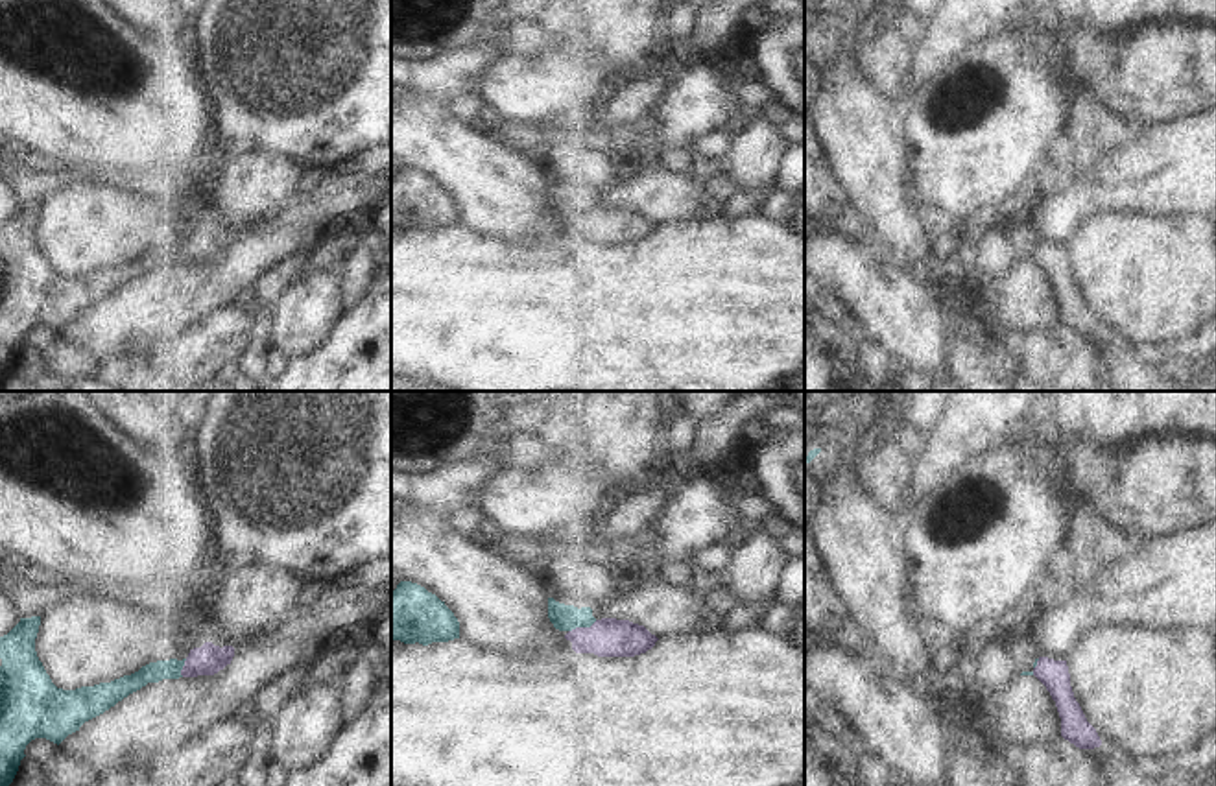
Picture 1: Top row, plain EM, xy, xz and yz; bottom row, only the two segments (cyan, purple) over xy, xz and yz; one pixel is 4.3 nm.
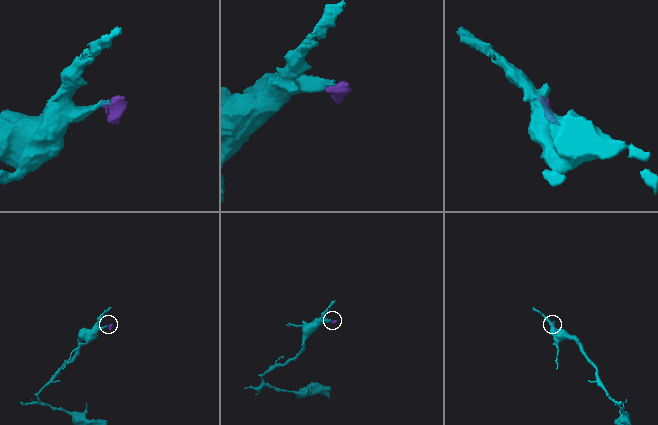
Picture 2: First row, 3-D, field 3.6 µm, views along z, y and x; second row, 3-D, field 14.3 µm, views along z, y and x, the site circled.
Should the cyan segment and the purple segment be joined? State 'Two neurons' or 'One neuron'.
Two neurons

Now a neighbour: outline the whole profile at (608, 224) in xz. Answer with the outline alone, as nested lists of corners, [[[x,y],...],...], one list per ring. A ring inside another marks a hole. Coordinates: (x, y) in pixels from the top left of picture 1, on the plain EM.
[[[602,205],[590,214],[576,214],[565,221],[576,240],[598,244],[635,244],[646,240],[659,227],[644,212],[629,207]]]

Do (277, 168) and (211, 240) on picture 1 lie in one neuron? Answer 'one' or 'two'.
one

